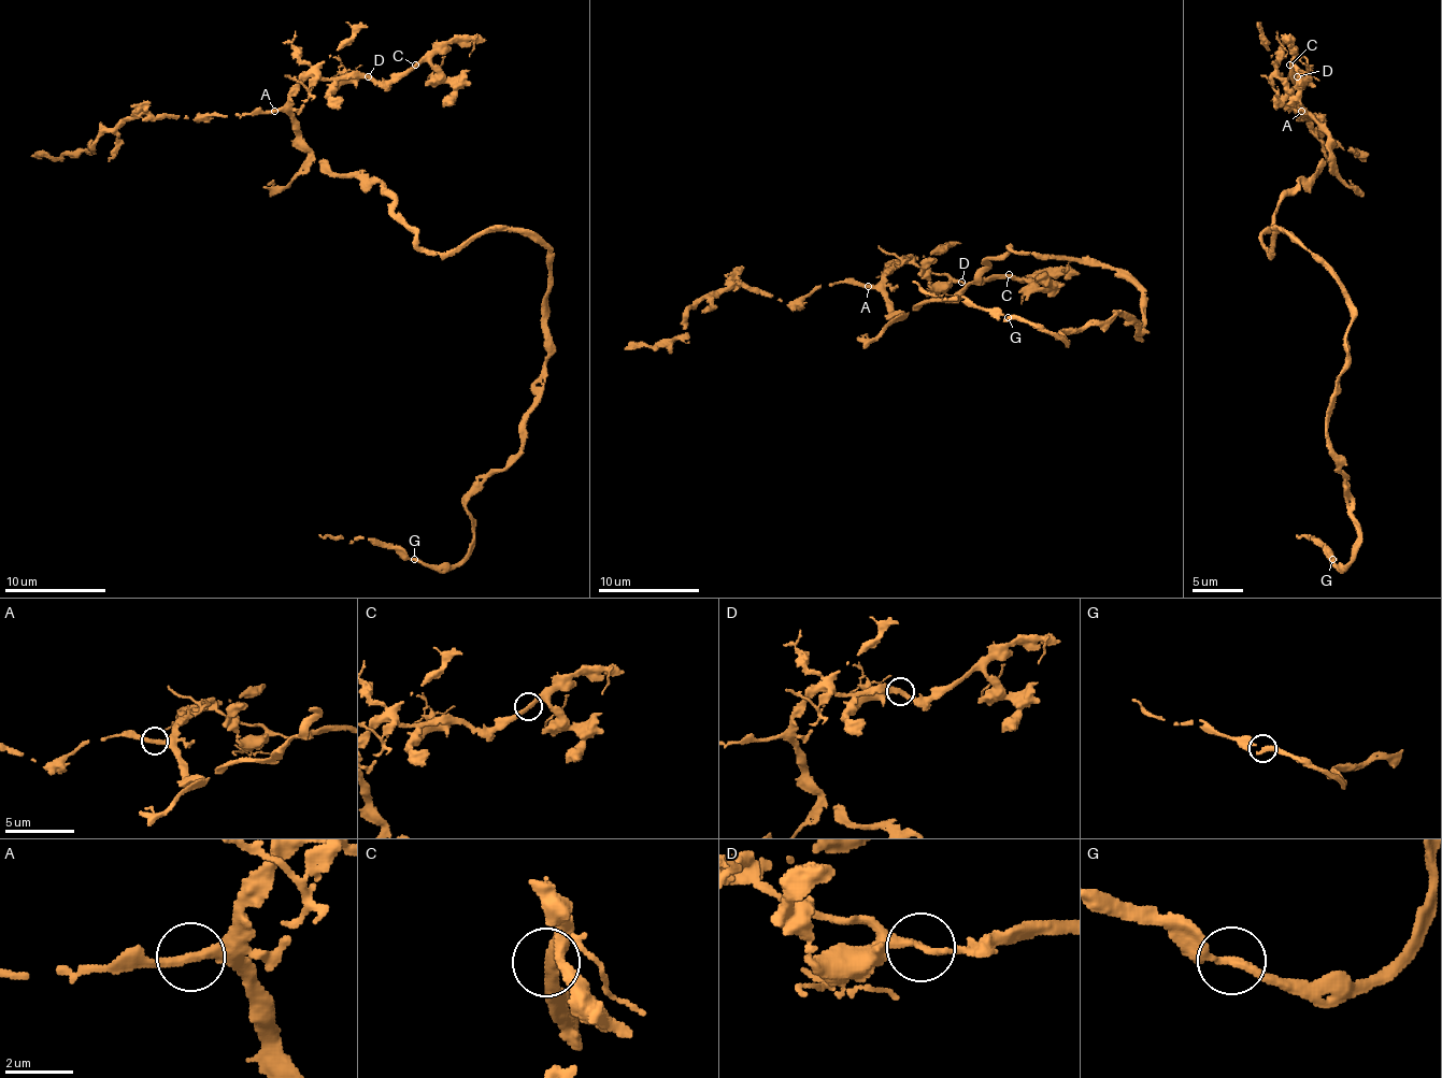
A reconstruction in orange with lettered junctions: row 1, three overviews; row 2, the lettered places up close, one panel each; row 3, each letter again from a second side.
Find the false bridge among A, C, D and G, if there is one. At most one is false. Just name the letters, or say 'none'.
none

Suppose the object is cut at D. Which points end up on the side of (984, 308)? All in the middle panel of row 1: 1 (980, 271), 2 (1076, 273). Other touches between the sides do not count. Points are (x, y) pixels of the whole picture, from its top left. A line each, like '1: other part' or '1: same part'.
1: same part
2: other part

